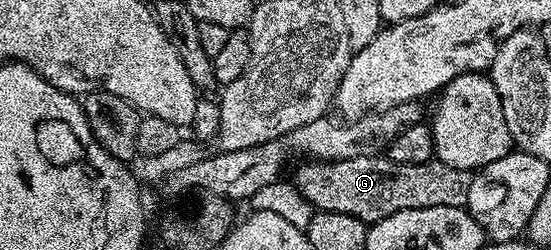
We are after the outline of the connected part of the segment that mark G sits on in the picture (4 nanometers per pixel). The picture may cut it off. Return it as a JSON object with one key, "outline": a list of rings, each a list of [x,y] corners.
{"outline":[[[386,155],[361,156],[333,162],[303,162],[295,172],[293,183],[299,193],[320,212],[353,214],[353,218],[370,226],[394,212],[429,206],[466,205],[471,172],[445,166],[432,158],[423,164],[398,164]]]}

